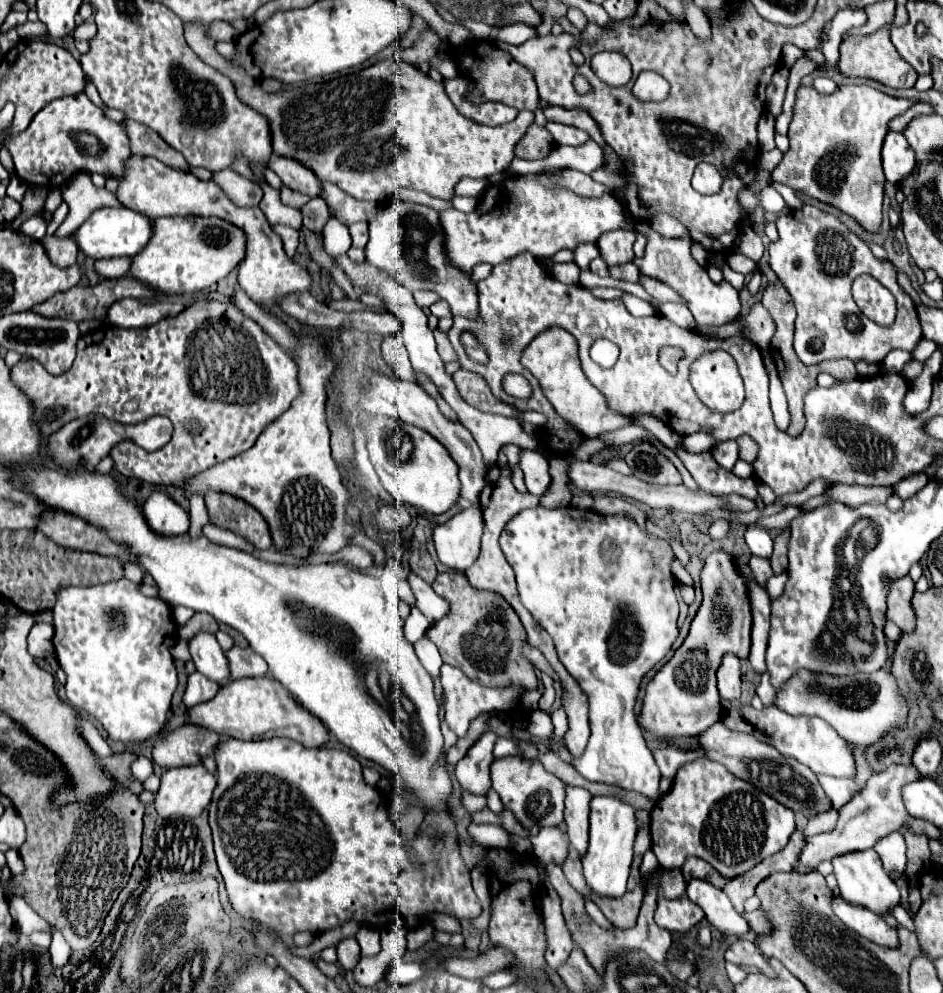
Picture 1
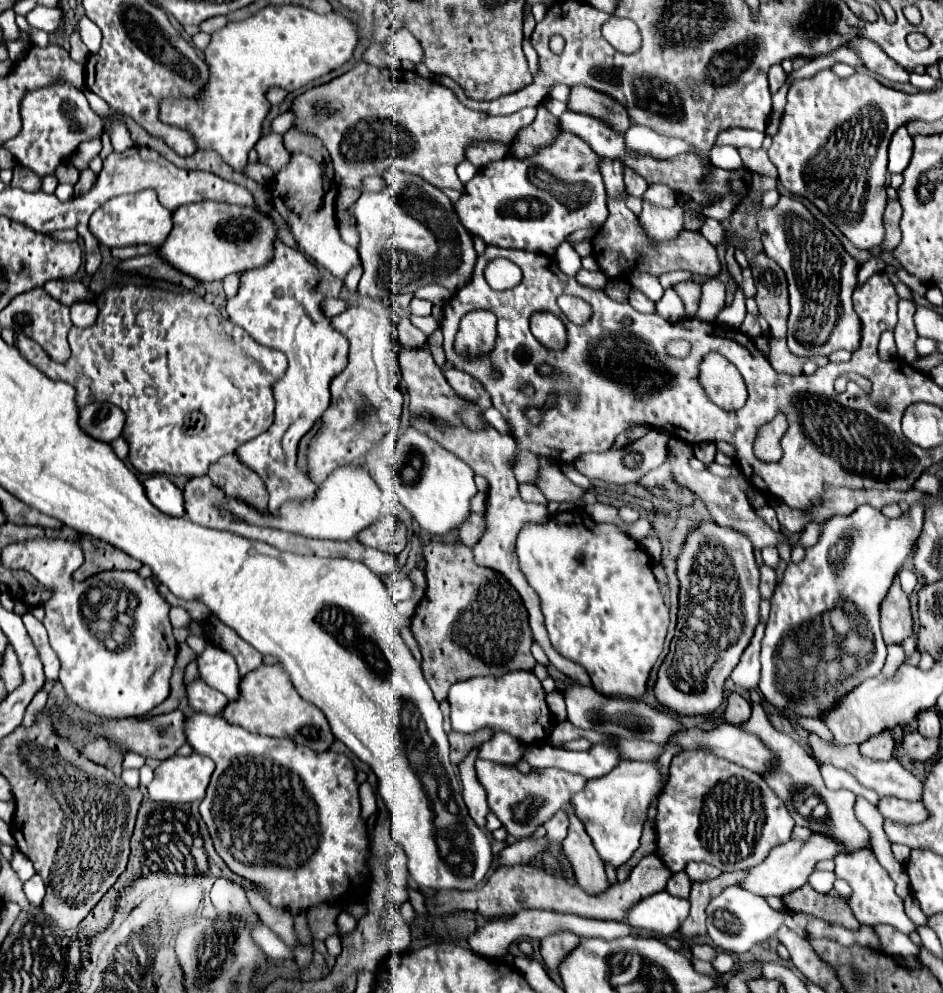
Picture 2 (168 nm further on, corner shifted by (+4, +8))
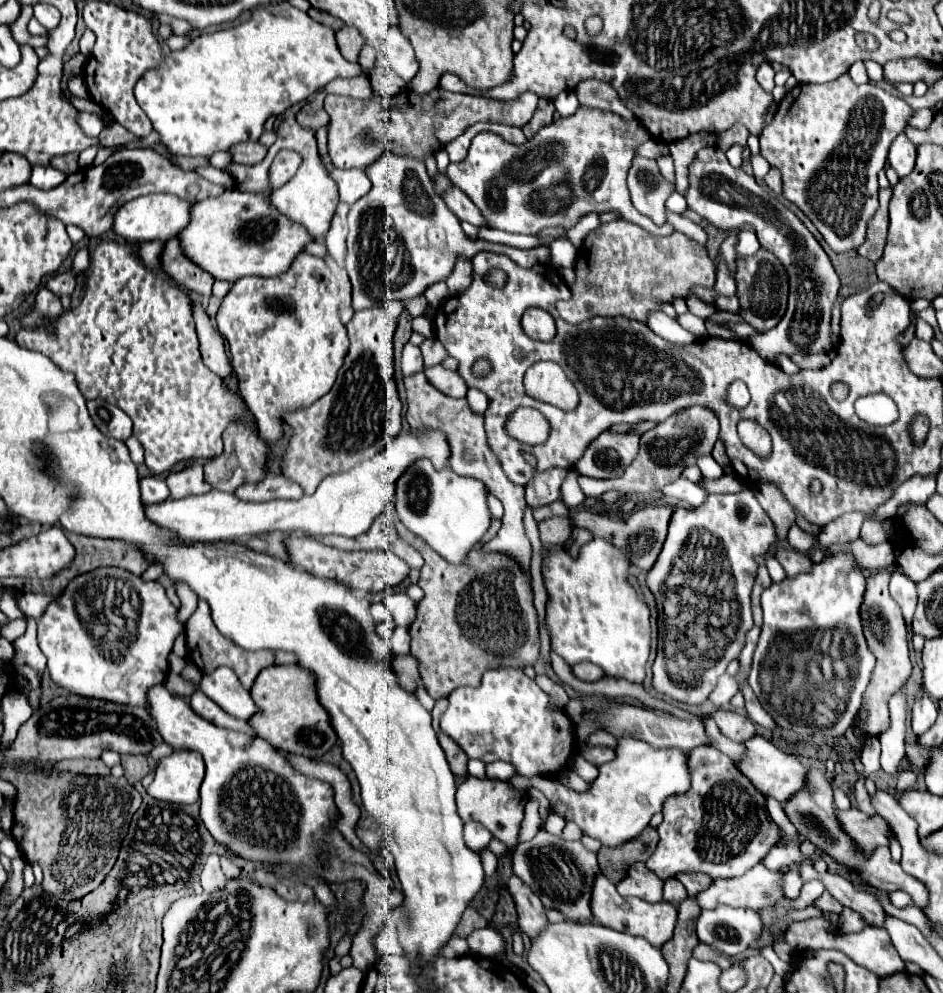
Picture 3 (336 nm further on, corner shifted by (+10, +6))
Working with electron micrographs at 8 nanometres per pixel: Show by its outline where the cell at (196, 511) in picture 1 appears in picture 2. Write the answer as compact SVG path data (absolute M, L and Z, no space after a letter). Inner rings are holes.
M146 286L106 288L96 300L100 314L90 328L70 330L72 356L66 364L54 362L34 340L20 334L16 346L20 354L52 380L64 380L76 388L76 404L112 402L124 416L124 440L128 440L128 460L142 474L166 476L204 476L216 460L232 454L240 444L256 438L274 418L272 384L284 376L288 360L280 350L256 344L248 332L230 324L226 316L202 296L166 292Z

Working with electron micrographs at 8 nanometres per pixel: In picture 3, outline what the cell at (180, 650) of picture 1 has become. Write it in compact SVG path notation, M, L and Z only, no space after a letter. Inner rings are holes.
M178 582L176 584L176 592L178 592L178 598L182 602L180 610L178 610L178 618L182 622L186 622L186 618L192 614L192 610L196 608L196 602L198 602L198 596L194 596L194 592L184 584L184 582Z

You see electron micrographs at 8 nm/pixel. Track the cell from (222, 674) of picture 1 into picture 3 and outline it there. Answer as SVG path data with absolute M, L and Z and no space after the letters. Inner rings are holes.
M222 666L204 676L200 690L234 718L250 720L258 712L258 706L254 704L250 692L242 688L238 676L230 668Z

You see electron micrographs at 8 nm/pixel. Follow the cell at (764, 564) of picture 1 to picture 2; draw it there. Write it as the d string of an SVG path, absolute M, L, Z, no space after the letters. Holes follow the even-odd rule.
M762 564L760 566L760 594L762 594L762 598L770 598L774 588L776 588L776 574L770 566Z

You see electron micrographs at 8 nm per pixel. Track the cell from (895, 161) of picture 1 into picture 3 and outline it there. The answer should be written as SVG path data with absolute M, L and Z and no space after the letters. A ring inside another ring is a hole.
M900 134L888 152L888 160L890 166L896 170L896 174L908 176L914 170L914 162L916 162L916 146L906 138L906 134Z

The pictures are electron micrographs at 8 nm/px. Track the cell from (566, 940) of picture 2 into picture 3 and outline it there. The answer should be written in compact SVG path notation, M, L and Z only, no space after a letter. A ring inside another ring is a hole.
M510 876L508 880L508 892L514 898L516 904L516 912L518 912L518 924L520 930L524 930L528 934L528 938L538 936L546 926L548 926L548 918L546 918L546 908L540 902L540 898L518 878L518 876Z

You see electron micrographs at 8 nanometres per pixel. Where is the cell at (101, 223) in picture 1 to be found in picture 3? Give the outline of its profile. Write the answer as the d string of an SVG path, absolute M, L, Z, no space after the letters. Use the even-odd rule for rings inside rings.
M150 194L150 196L138 196L130 202L126 202L114 218L114 232L120 234L124 240L134 242L146 242L146 240L170 240L178 236L188 224L190 224L190 206L192 202L186 202L172 194Z

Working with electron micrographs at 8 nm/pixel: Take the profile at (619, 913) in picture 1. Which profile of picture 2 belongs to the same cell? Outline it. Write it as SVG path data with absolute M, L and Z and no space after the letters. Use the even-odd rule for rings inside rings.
M656 854L644 856L638 866L630 872L630 878L626 882L616 882L612 888L608 888L602 894L590 896L586 894L578 884L572 886L560 876L546 874L538 868L532 868L530 864L526 866L504 866L498 868L488 882L474 890L474 892L458 892L458 890L438 890L438 894L432 898L426 896L426 908L432 916L440 916L446 912L456 912L456 910L470 910L476 914L482 914L484 918L504 918L504 916L514 916L520 910L526 908L544 908L544 910L556 910L556 912L570 912L570 914L580 914L586 918L600 918L600 920L626 920L626 914L644 898L661 892L666 888L668 878L672 872L658 860Z

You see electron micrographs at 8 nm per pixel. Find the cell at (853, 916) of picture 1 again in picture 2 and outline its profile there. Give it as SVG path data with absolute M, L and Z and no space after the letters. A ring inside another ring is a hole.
M876 926L872 928L880 936L880 944L884 944L886 954L896 954L896 956L912 956L918 954L920 948L902 932L896 932L896 928L888 926Z

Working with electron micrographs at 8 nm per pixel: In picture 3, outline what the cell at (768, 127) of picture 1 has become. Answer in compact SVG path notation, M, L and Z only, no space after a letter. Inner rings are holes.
M758 154L758 156L752 156L752 168L754 168L754 178L756 180L762 180L766 174L768 174L768 170L770 170L770 166L766 164L766 160Z

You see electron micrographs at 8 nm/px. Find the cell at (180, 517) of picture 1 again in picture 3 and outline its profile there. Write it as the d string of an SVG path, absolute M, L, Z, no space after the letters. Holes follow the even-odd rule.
M146 476L146 478L140 478L140 498L144 504L158 504L170 498L170 492L162 478Z

